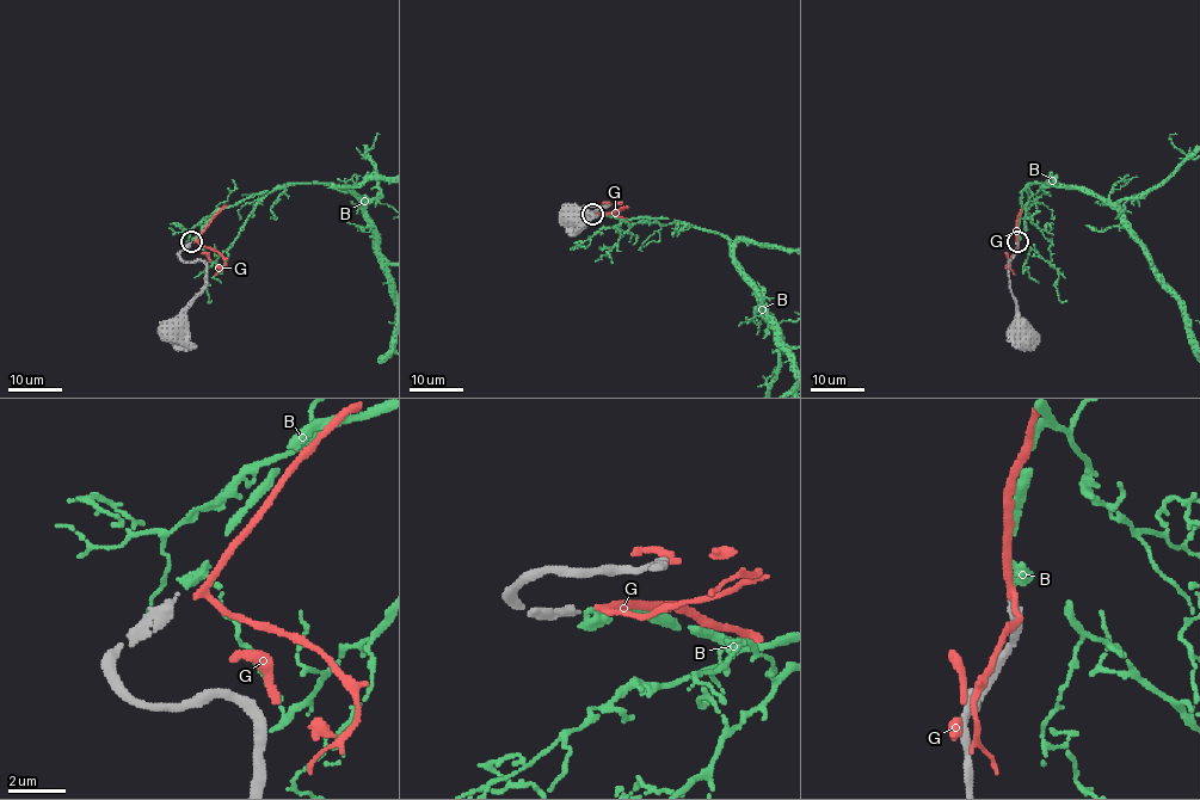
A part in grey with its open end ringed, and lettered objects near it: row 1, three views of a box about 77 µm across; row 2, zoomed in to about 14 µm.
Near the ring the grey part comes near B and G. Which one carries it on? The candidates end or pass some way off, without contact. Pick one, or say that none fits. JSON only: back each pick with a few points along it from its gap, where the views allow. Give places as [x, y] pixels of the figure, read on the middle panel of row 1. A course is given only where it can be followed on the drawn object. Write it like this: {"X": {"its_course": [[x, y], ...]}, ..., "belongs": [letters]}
{"belongs": ["B"]}

